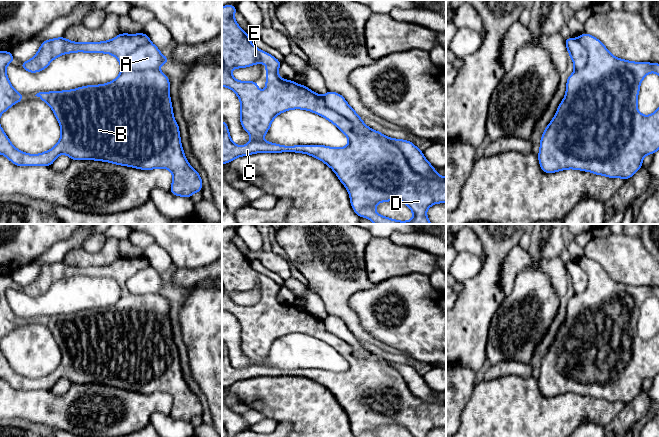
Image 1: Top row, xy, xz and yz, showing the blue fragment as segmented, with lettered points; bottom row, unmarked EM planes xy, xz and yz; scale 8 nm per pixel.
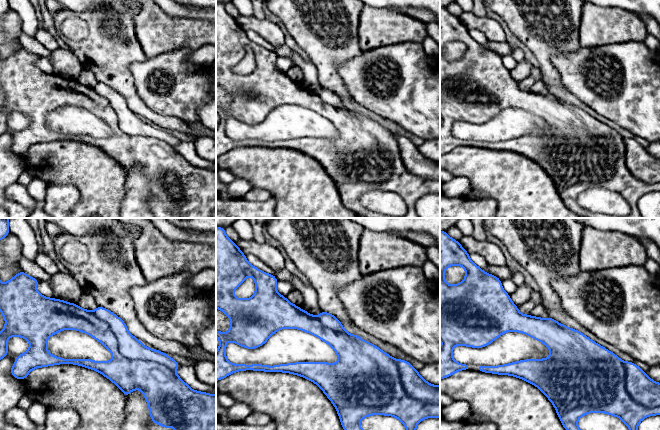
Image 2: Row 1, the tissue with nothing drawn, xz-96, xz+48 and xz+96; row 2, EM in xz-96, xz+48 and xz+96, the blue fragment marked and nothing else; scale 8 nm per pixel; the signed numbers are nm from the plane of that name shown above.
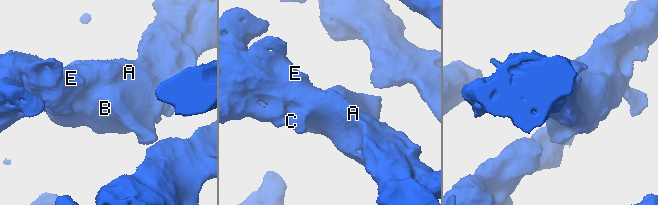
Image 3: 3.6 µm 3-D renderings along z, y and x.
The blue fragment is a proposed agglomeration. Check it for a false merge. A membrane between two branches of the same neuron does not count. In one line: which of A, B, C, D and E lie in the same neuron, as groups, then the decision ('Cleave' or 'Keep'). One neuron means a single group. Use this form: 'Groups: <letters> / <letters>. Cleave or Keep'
Groups: A / B C D E. Cleave

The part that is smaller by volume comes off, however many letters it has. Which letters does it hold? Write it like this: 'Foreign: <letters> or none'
Foreign: A

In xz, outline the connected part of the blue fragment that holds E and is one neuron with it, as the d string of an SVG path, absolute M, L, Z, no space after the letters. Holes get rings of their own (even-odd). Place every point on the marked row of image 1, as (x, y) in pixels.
M225 5L222 7L222 61L224 68L222 69L222 86L232 89L238 96L240 105L240 121L242 128L252 136L252 139L246 143L244 147L234 144L231 141L227 124L222 120L222 164L230 163L237 157L251 155L253 153L280 153L280 152L296 152L311 155L327 166L331 167L342 184L347 188L350 196L351 206L359 217L365 217L375 224L432 224L426 215L427 209L435 203L446 203L446 179L432 179L419 175L409 165L402 151L390 140L389 137L382 133L372 130L368 134L358 134L354 130L353 124L341 114L329 108L323 96L314 93L307 88L306 85L299 85L292 80L283 80L278 75L278 69L282 61L277 60L269 53L256 48L250 40L250 36L244 32L234 19L237 11L234 5ZM256 62L260 66L262 62L266 62L266 91L262 92L258 89L257 81L243 82L236 80L232 74L232 68L246 68L254 65ZM290 109L304 109L316 113L328 121L336 125L348 138L349 144L343 148L334 148L323 145L295 145L284 146L267 141L263 141L263 136L268 132L273 119L280 113ZM385 201L401 201L404 202L413 212L413 219L410 221L397 221L388 217L379 215L375 211L375 206Z

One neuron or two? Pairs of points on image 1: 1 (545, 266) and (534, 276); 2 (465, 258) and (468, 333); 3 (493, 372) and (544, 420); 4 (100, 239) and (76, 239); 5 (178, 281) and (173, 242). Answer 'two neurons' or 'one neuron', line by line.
1: two neurons
2: two neurons
3: two neurons
4: two neurons
5: two neurons

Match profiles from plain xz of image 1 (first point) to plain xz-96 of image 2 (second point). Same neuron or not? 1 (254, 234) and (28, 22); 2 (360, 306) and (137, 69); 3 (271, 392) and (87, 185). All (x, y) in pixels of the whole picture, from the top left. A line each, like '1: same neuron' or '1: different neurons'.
1: same neuron
2: same neuron
3: same neuron

